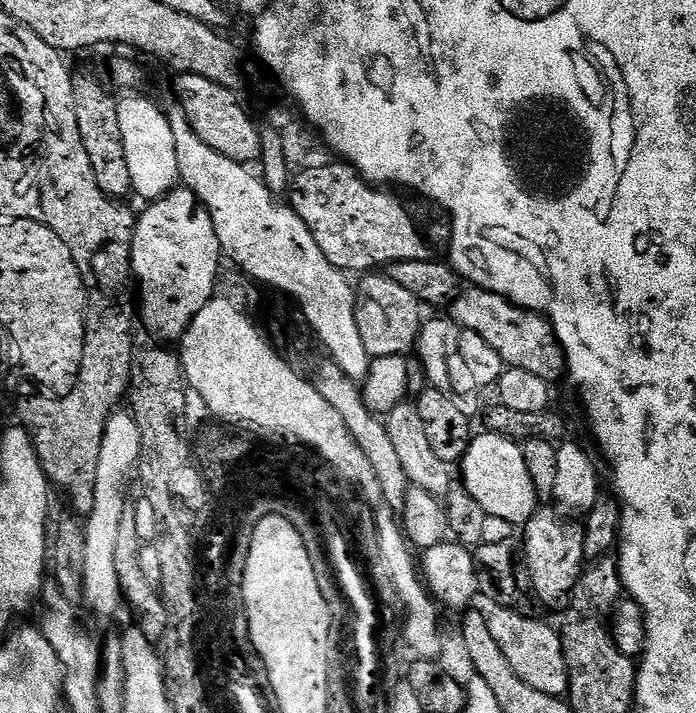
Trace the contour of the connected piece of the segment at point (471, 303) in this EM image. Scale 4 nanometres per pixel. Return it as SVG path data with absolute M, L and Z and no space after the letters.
M475 286L465 287L451 301L451 308L450 319L461 330L474 330L474 334L481 335L490 346L494 346L494 350L498 350L507 367L530 370L530 374L538 374L538 378L549 382L565 375L564 347L558 342L552 324L540 313L519 308L514 302Z

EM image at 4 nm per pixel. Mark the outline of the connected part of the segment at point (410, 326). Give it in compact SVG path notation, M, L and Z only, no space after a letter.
M364 274L359 277L360 285L355 285L356 293L356 317L358 318L358 330L362 333L362 342L366 345L366 350L372 357L378 356L404 356L407 348L411 349L416 341L420 339L422 327L422 305L410 290L405 290L402 286L397 286L395 282L390 282L387 274Z

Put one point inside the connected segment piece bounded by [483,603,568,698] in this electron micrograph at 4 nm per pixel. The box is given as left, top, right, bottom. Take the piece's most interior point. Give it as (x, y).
(534, 650)

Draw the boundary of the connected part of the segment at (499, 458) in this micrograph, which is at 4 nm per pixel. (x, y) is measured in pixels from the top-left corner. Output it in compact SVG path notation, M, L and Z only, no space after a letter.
M487 430L481 432L481 436L480 433L473 435L465 452L462 482L488 516L504 518L515 526L522 526L538 510L538 497L526 468L522 447L515 440L507 440Z

